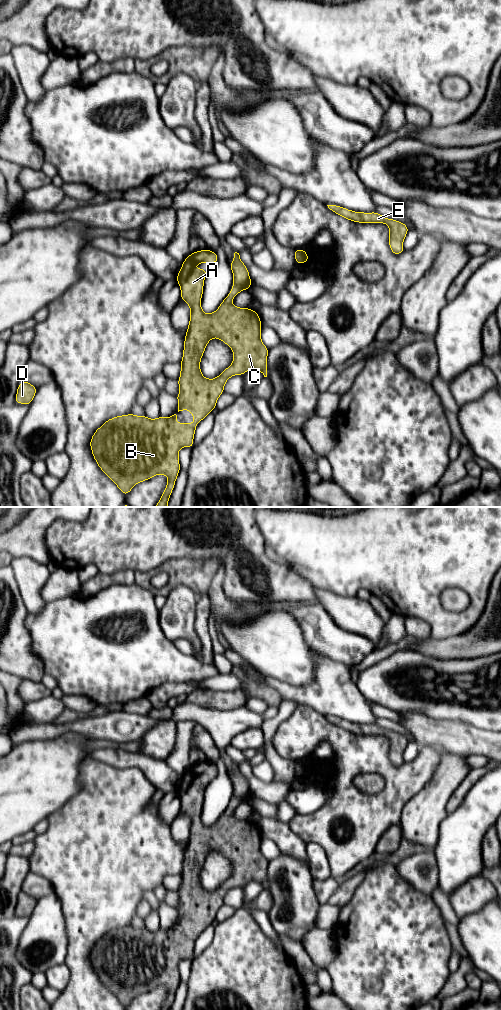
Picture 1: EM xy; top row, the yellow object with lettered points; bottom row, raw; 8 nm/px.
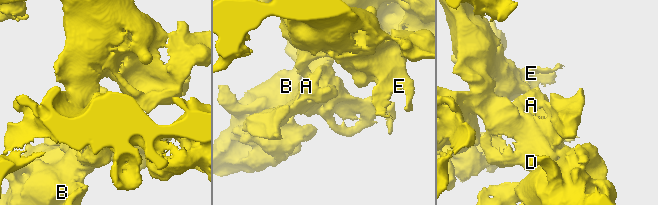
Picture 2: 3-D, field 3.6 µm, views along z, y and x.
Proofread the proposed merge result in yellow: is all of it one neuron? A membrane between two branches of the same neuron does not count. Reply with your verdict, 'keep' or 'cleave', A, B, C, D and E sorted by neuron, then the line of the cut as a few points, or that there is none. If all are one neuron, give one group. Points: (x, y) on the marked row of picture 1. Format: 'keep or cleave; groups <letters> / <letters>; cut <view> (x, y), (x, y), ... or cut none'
keep; groups A B C D E; cut none

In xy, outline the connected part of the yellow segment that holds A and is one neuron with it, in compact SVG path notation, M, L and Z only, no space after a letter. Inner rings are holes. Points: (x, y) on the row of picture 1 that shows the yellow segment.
M208 249L200 250L191 253L182 263L176 281L181 289L180 300L185 301L190 307L190 321L186 331L184 340L184 350L181 364L180 377L178 382L180 394L175 396L178 400L178 408L176 412L164 418L161 415L157 419L150 419L145 416L136 416L134 414L115 416L104 422L93 434L90 440L90 448L92 450L93 458L96 460L100 469L117 485L121 492L126 496L132 488L140 482L146 481L156 475L163 474L168 477L167 485L162 493L159 502L155 507L168 507L170 495L175 486L176 478L180 471L179 450L183 447L193 447L195 429L200 421L202 421L208 414L216 408L216 402L219 396L224 392L224 385L227 380L234 375L244 375L249 369L254 368L259 370L264 377L267 377L267 356L269 350L261 340L261 320L256 311L250 308L235 307L232 304L233 298L241 291L247 290L252 285L249 271L245 264L240 260L240 252L233 250L234 261L229 263L233 273L233 287L227 297L222 301L218 309L210 314L203 312L201 308L201 297L203 296L204 280L208 271L204 269L196 269L194 266L199 263L217 263L218 255ZM212 338L218 338L227 344L234 353L232 364L227 367L219 376L214 379L205 378L200 369L200 361L204 354L208 342ZM188 410L192 412L192 418L196 420L195 423L177 423L176 418L180 411Z

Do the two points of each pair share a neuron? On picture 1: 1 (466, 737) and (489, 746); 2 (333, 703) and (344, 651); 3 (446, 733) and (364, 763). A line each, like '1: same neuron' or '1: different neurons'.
1: same neuron
2: different neurons
3: different neurons

